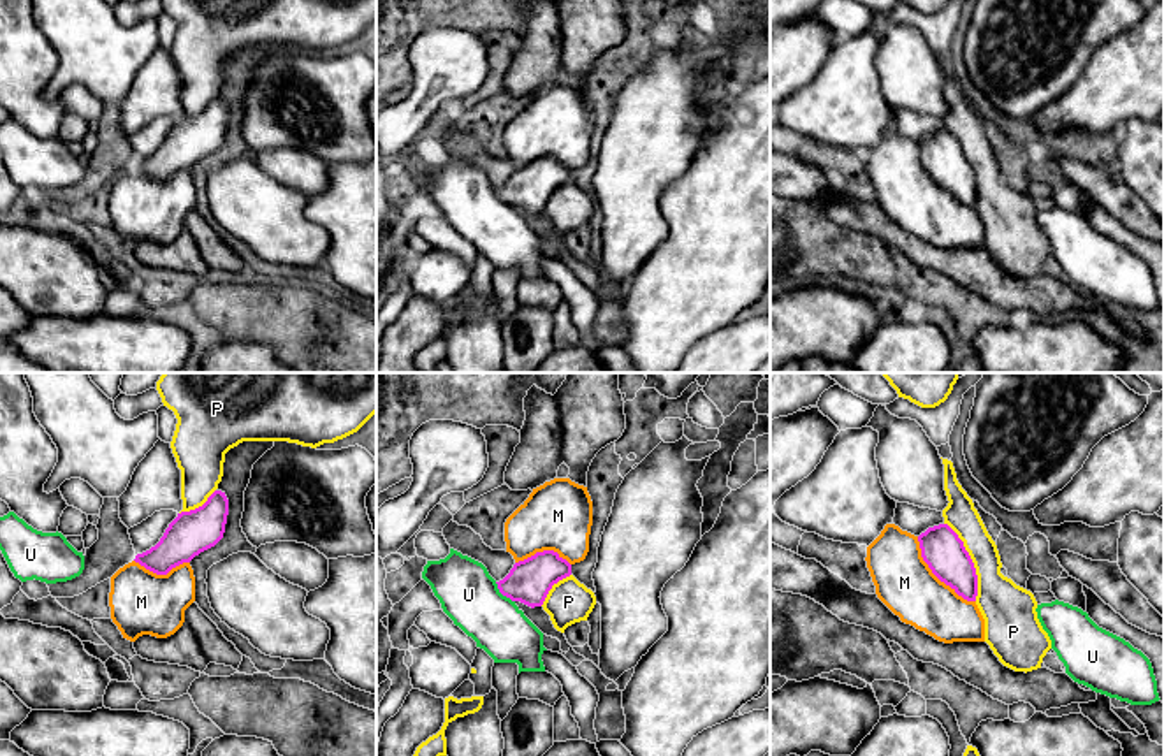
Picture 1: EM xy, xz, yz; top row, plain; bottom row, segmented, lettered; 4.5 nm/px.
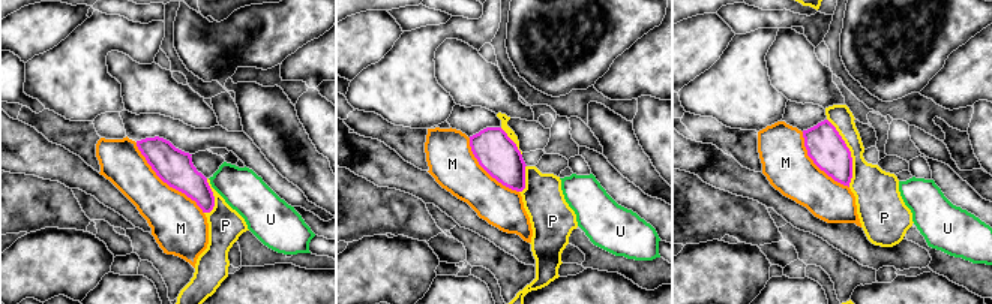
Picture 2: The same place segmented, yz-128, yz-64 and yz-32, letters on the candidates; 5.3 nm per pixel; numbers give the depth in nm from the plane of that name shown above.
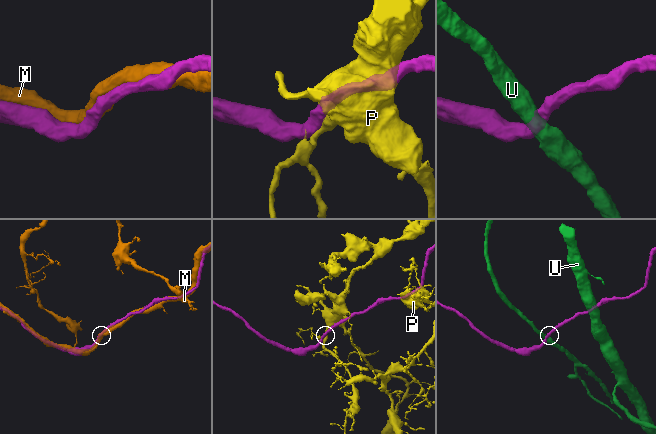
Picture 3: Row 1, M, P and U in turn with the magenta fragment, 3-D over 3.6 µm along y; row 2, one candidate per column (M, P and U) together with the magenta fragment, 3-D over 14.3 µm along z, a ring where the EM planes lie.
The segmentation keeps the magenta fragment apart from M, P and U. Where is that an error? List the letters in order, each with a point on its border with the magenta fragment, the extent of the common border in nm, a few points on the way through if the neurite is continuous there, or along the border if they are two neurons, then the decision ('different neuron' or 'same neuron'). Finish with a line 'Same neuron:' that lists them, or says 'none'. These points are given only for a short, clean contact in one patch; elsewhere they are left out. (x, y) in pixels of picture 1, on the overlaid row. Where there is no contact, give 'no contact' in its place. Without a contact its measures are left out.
M: yz (936, 575) | 400 nm | same neuron
P: yz (971, 561) | 380 nm | different neuron
U: xz (503, 595) | 130 nm | along xz (494, 582), (514, 602) | different neuron
Same neuron: M

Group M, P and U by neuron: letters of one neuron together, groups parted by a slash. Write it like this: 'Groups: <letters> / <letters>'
Groups: M / P / U

